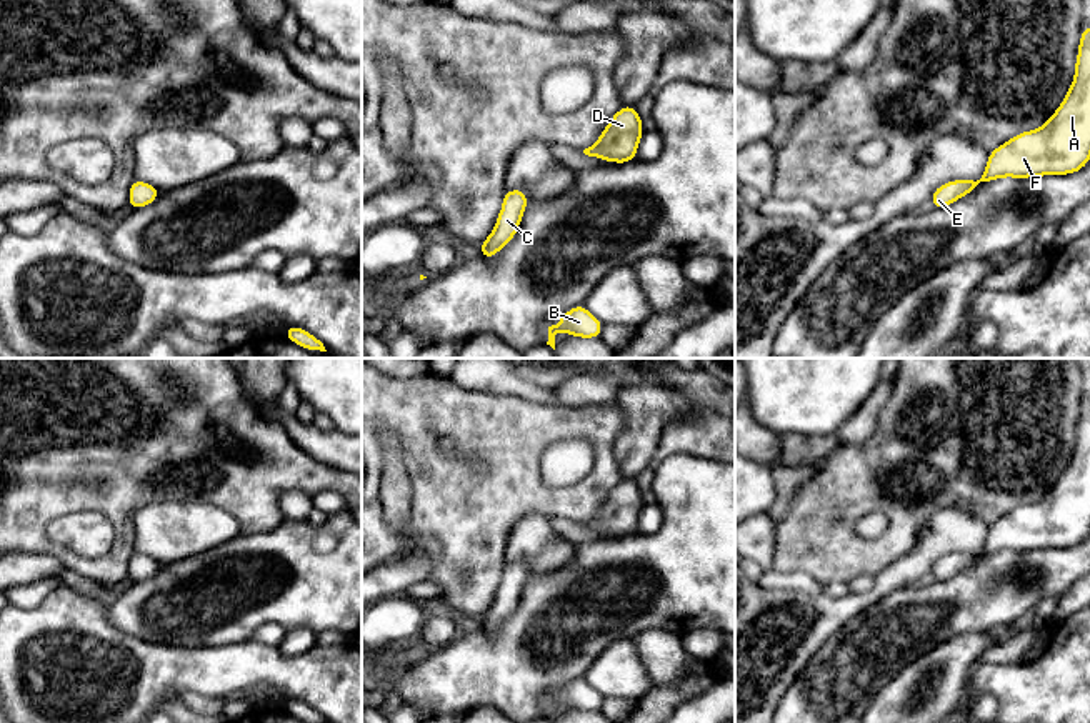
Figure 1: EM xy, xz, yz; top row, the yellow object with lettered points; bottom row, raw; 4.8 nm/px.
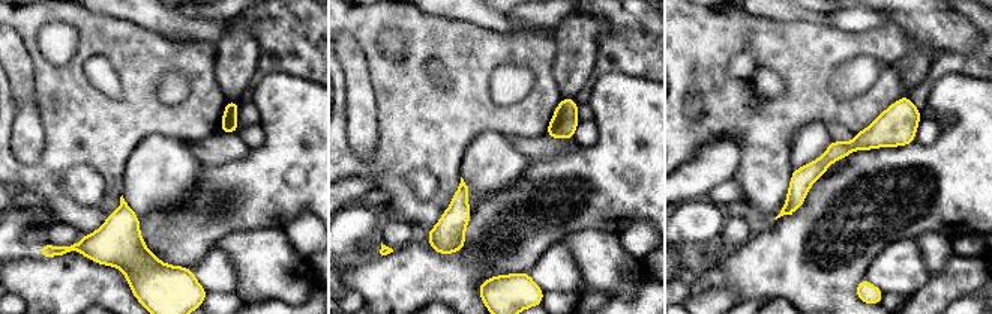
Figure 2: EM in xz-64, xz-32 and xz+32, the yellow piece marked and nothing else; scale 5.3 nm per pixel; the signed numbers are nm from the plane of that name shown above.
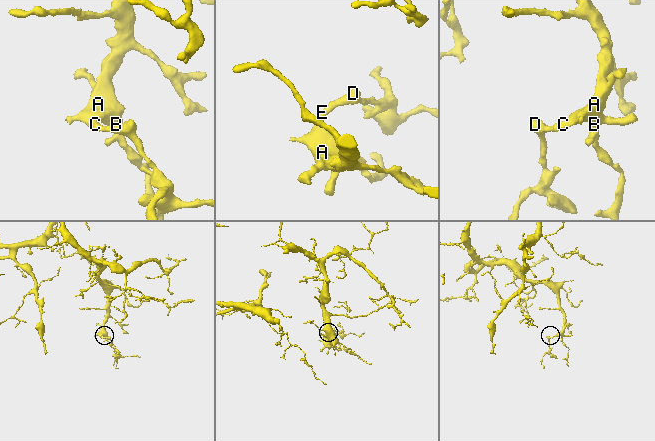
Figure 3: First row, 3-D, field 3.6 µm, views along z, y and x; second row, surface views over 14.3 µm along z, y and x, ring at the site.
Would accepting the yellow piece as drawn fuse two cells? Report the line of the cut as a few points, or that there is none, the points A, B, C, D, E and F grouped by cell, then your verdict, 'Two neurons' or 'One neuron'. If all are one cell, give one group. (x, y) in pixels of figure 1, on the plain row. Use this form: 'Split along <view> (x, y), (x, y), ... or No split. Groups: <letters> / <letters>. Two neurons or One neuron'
No split. Groups: A B C D E F. One neuron

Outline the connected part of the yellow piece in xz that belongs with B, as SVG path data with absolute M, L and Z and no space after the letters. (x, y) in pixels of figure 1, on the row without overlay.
M583 678L570 681L555 698L548 700L548 715L555 723L555 708L558 705L573 708L577 711L600 711L603 696L592 688Z

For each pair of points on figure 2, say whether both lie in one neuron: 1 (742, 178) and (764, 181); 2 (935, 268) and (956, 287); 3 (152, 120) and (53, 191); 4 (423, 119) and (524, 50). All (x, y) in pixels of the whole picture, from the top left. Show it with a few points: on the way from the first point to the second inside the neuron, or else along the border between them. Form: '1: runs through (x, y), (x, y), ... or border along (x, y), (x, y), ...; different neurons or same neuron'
1: runs through (748, 178), (758, 178); same neuron
2: border along (955, 253), (931, 277); different neurons
3: runs through (122, 123), (102, 134), (95, 134), (63, 161); same neuron
4: runs through (464, 119), (518, 117), (542, 90); same neuron

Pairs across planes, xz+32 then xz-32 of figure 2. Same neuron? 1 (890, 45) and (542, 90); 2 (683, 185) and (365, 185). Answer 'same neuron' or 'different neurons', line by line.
1: same neuron
2: same neuron

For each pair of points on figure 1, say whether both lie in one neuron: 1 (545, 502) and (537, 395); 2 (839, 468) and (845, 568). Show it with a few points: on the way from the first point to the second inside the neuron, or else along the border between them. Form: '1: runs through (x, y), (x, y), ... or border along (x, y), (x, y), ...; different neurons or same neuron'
1: border along (522, 398), (557, 405); different neurons
2: runs through (830, 498), (814, 518), (815, 557); same neuron

